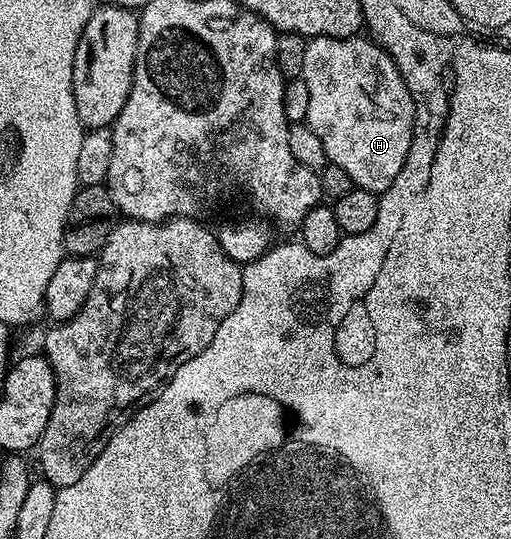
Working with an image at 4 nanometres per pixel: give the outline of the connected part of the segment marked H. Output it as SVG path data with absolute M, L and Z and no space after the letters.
M367 36L311 38L305 48L303 79L305 88L309 88L306 123L317 132L317 136L321 136L328 163L349 172L358 189L382 194L393 180L397 180L405 156L409 156L415 131L415 101L395 61L378 42Z

